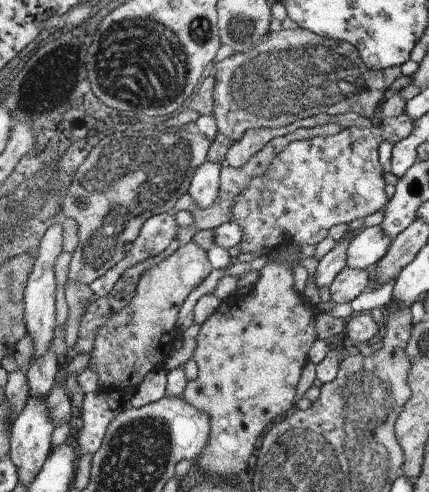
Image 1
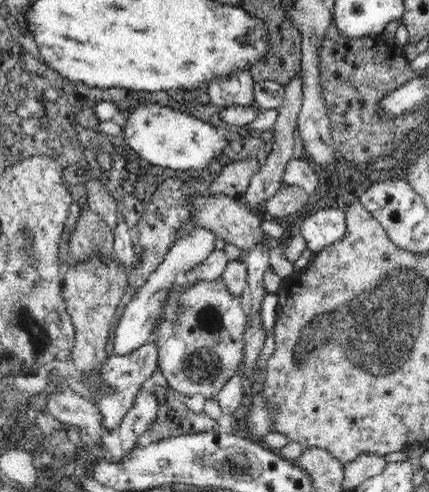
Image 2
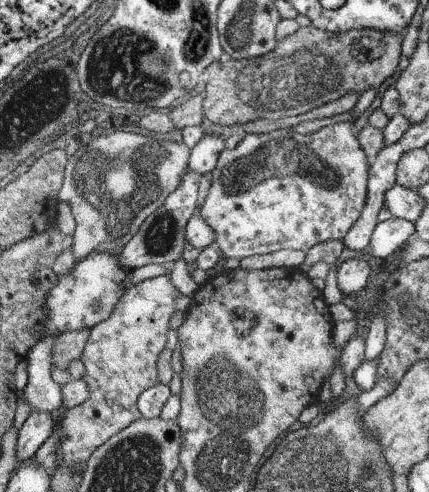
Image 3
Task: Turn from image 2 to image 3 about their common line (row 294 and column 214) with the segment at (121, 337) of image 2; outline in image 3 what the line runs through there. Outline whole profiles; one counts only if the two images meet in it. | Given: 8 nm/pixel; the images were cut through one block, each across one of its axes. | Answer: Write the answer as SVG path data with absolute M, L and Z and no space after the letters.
M203 136L189 152L189 170L197 172L201 178L209 176L209 172L215 168L219 154L225 150L223 146L225 138L221 136Z

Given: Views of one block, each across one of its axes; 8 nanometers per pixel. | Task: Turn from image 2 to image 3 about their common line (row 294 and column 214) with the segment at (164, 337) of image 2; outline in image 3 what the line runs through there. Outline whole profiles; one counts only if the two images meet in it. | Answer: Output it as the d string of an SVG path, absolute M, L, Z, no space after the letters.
M367 88L353 106L353 118L335 126L321 128L319 132L305 136L291 130L273 130L269 134L247 134L235 148L227 148L219 154L215 168L209 172L209 190L203 202L197 204L197 216L203 218L215 232L215 244L223 260L227 258L251 258L267 256L279 250L307 252L321 242L341 242L347 232L359 220L367 202L369 162L367 154L355 136L351 124L371 106L377 88Z

